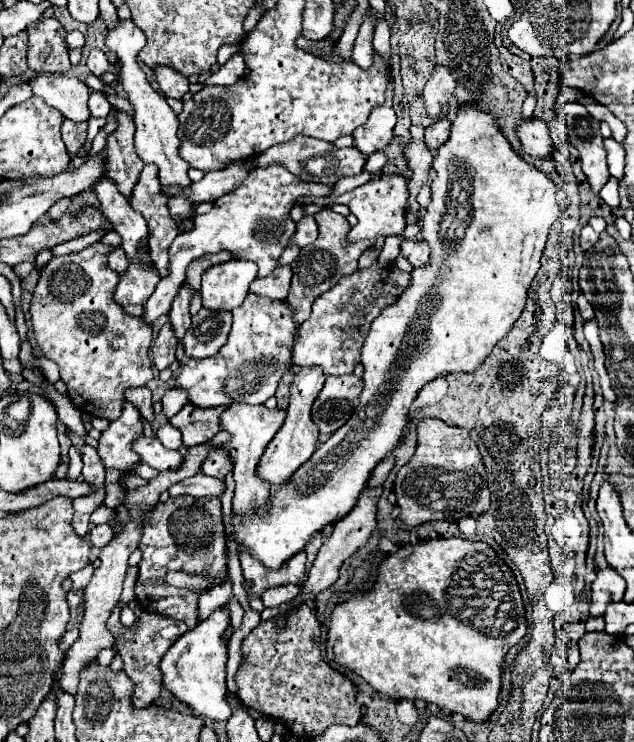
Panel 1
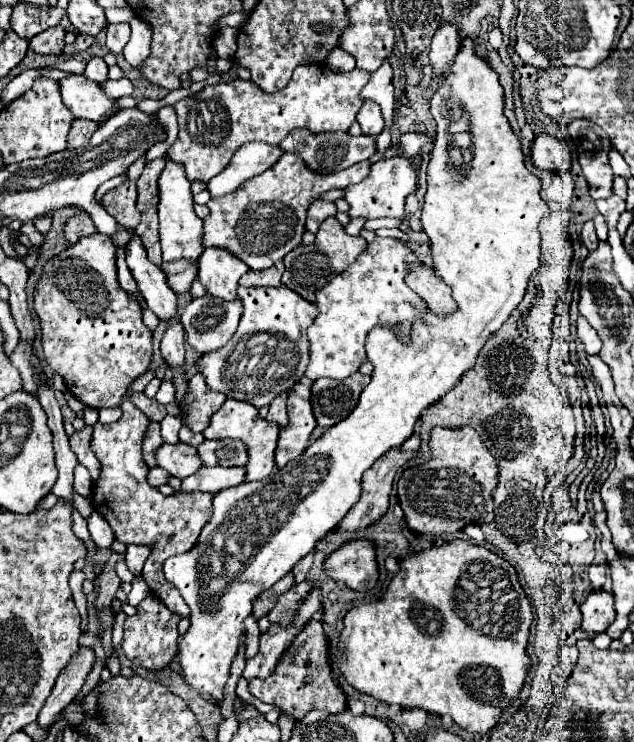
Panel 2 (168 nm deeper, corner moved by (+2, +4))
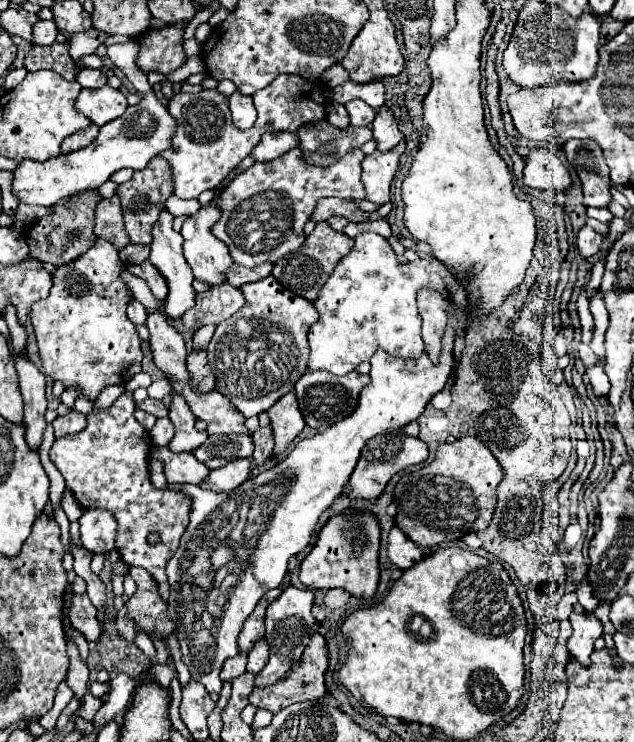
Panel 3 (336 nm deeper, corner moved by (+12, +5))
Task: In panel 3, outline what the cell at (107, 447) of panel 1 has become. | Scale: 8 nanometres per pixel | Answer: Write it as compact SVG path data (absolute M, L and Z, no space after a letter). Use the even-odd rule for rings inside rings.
M126 390L110 408L92 410L88 414L88 426L82 432L56 438L56 442L50 448L50 460L60 470L60 474L64 476L66 488L74 494L74 498L78 500L78 504L82 508L94 506L94 508L106 508L106 510L114 512L114 516L118 520L116 548L118 548L122 560L128 566L140 566L140 568L148 570L152 574L152 578L158 582L160 596L166 600L168 594L170 594L166 564L168 564L168 558L172 558L172 554L176 552L180 536L184 534L184 530L188 526L188 512L190 512L192 500L186 498L184 494L178 494L178 492L172 492L172 490L156 490L152 486L148 458L150 458L150 450L152 450L154 444L152 444L150 434L144 430L142 424L138 424L138 420L134 418L132 412L134 412L132 392ZM150 534L158 534L160 540L156 544L148 544L146 538Z

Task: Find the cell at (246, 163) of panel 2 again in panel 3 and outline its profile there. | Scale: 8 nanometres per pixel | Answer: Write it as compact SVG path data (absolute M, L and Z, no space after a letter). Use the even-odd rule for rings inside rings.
M272 132L272 134L264 134L260 144L252 150L252 158L256 162L270 162L282 154L286 154L288 150L298 146L296 134L290 132Z

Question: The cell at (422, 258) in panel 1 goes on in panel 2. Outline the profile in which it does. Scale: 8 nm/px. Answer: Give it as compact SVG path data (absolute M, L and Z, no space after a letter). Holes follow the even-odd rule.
M416 263L414 267L410 267L406 275L406 285L414 289L438 315L452 313L456 309L456 303L450 297L450 287L444 285L436 271L424 263Z

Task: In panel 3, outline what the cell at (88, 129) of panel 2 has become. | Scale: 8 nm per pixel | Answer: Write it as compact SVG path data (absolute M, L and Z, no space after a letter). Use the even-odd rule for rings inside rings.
M96 124L84 128L84 130L78 130L76 134L68 136L68 138L62 142L60 154L70 154L70 152L76 152L76 150L80 150L80 148L92 144L92 138L96 138L96 134L98 134L98 126L96 126Z

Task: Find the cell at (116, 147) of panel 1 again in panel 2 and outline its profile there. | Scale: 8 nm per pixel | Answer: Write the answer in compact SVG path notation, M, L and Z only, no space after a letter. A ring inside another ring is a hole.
M128 177L122 185L104 195L102 205L124 229L136 227L140 223L140 215L136 211L136 181Z

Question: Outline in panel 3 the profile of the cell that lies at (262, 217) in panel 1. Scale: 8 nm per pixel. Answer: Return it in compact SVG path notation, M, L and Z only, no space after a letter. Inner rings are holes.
M294 148L272 162L256 162L234 178L220 196L222 216L212 232L228 244L236 264L258 266L262 262L276 264L282 256L290 254L304 244L304 224L310 220L316 202L326 196L336 198L366 198L360 182L364 152L360 148L350 150L344 158L332 166L314 166L302 158L302 150Z

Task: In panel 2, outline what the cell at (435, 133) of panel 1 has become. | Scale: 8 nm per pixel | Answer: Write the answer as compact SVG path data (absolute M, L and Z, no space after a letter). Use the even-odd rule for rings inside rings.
M406 133L400 137L400 149L404 155L414 157L426 143L434 143L434 135L430 133Z

